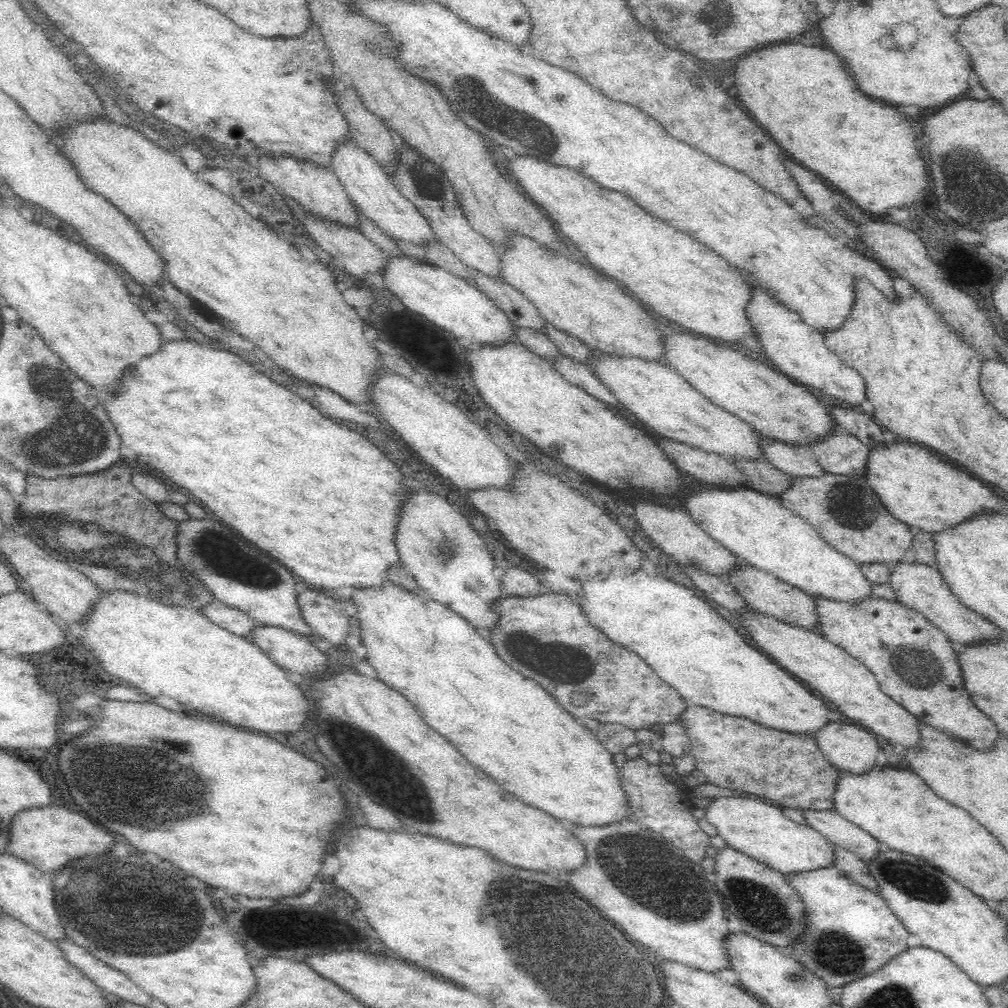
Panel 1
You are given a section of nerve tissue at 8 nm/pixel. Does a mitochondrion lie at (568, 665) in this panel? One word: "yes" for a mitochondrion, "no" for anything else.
yes

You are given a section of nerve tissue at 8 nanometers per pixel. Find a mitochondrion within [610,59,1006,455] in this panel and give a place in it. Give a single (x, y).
(960, 231)

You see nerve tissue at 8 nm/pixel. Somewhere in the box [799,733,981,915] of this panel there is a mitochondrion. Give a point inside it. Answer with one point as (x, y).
(911, 878)

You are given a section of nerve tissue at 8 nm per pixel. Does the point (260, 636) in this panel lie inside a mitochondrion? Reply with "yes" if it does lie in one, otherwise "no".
no

